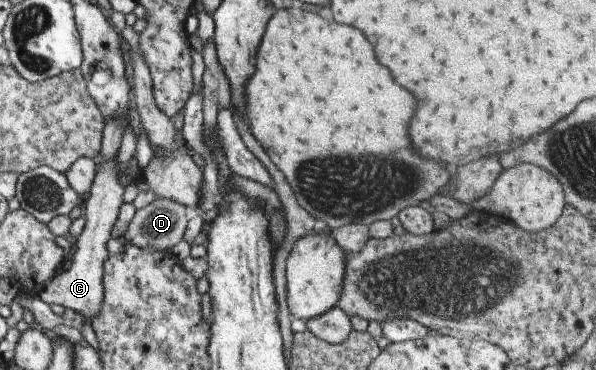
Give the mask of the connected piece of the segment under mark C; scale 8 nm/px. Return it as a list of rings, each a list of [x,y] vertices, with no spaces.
[[[115,157],[101,161],[94,169],[94,178],[89,189],[89,196],[85,200],[85,225],[78,234],[76,248],[68,270],[58,270],[45,286],[37,293],[37,296],[51,305],[59,304],[63,308],[69,308],[77,314],[81,314],[85,320],[94,319],[100,311],[103,302],[102,264],[109,257],[107,253],[107,240],[110,238],[110,230],[118,215],[121,206],[121,195],[125,187],[125,174],[120,175],[116,167]]]

